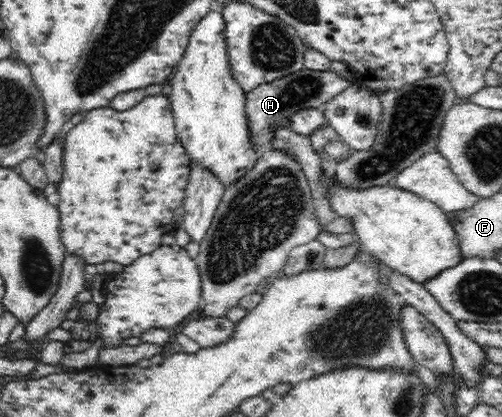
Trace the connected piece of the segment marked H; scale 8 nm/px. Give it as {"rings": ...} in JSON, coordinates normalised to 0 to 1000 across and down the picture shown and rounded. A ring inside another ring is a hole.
{"rings":[[[610,161],[574,182],[512,206],[488,225],[502,345],[512,355],[534,355],[538,331],[546,321],[542,309],[550,302],[576,305],[576,283],[586,269],[598,261],[635,261],[693,209],[693,194],[661,168],[618,168]]]}

